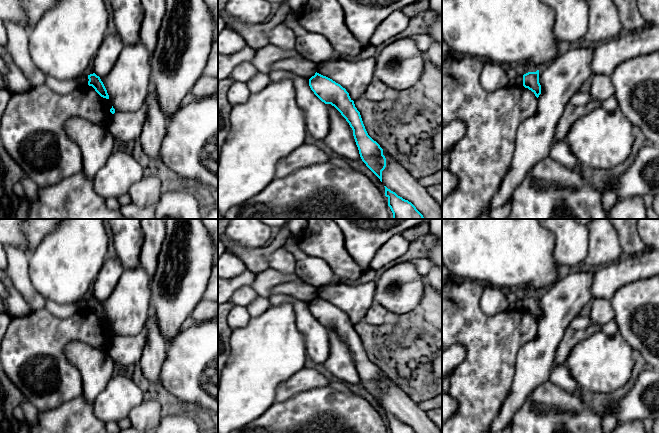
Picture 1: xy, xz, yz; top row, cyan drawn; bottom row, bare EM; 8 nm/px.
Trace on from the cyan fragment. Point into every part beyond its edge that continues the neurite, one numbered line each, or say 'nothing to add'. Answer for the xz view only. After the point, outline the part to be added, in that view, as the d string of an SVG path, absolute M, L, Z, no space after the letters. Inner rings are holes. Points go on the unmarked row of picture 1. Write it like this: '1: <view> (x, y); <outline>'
nothing to add

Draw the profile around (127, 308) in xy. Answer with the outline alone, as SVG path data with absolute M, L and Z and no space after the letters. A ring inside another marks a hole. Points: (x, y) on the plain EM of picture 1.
M141 266L124 269L111 295L100 301L115 335L133 336L145 328L151 301L149 283Z

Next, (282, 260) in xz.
M281 247L270 255L269 265L271 268L284 274L294 273L296 269L295 255Z

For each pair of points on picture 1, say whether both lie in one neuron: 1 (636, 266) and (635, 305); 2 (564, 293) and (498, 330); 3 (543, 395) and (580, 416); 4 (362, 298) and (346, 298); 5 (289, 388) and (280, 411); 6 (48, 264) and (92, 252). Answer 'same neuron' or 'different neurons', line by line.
1: different neurons
2: different neurons
3: same neuron
4: same neuron
5: different neurons
6: same neuron

